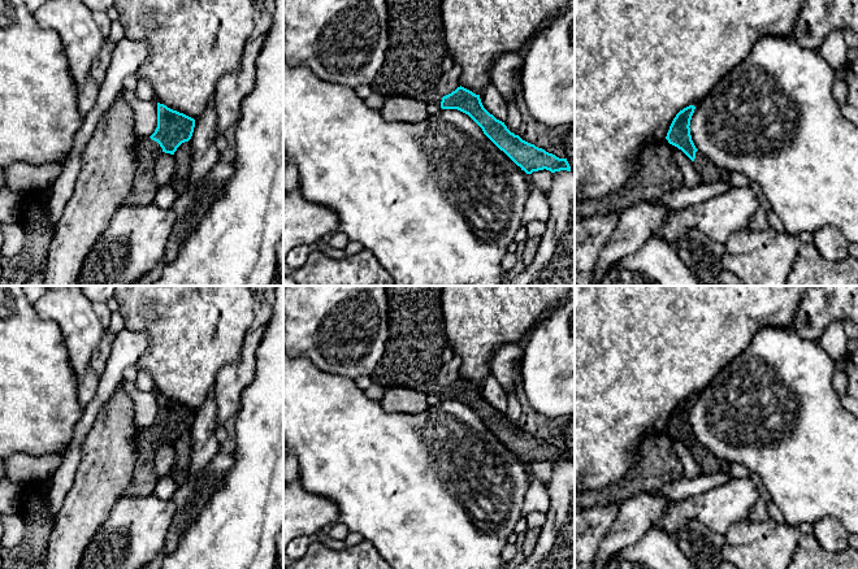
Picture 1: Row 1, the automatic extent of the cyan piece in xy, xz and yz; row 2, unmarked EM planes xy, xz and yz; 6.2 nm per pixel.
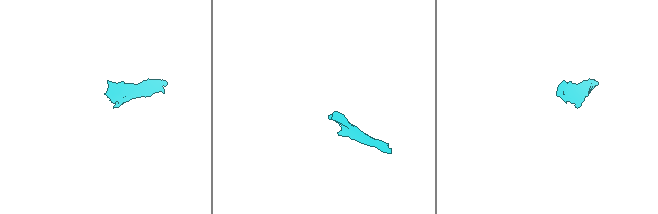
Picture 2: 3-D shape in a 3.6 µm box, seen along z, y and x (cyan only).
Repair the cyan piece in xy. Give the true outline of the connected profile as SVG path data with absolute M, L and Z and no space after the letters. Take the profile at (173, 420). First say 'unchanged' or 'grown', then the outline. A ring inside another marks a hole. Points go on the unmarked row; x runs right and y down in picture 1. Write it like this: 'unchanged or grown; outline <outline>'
grown; outline M157 394L157 418L155 424L135 433L136 464L127 495L151 495L159 481L155 455L160 444L174 446L177 439L192 427L195 411Z

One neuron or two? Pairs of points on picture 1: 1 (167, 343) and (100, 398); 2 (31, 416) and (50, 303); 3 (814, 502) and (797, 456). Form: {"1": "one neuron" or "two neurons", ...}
{"1": "two neurons", "2": "two neurons", "3": "one neuron"}

